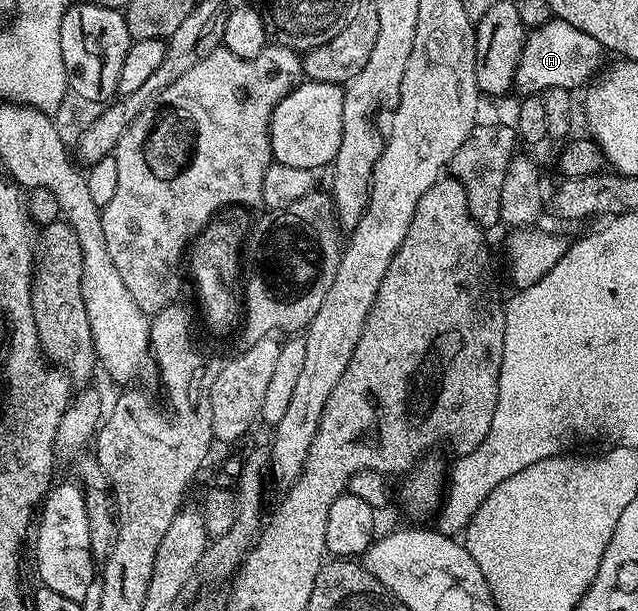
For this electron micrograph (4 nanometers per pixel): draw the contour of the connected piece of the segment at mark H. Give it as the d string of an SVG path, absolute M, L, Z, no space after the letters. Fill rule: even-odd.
M558 19L549 20L532 28L526 34L523 42L523 57L519 60L519 66L515 72L514 88L520 89L520 94L523 95L542 95L553 87L578 90L578 85L586 86L600 72L604 64L603 56L605 56L605 50L597 43L597 39L593 39L593 35L585 35L585 31L573 27L573 23L565 23Z

